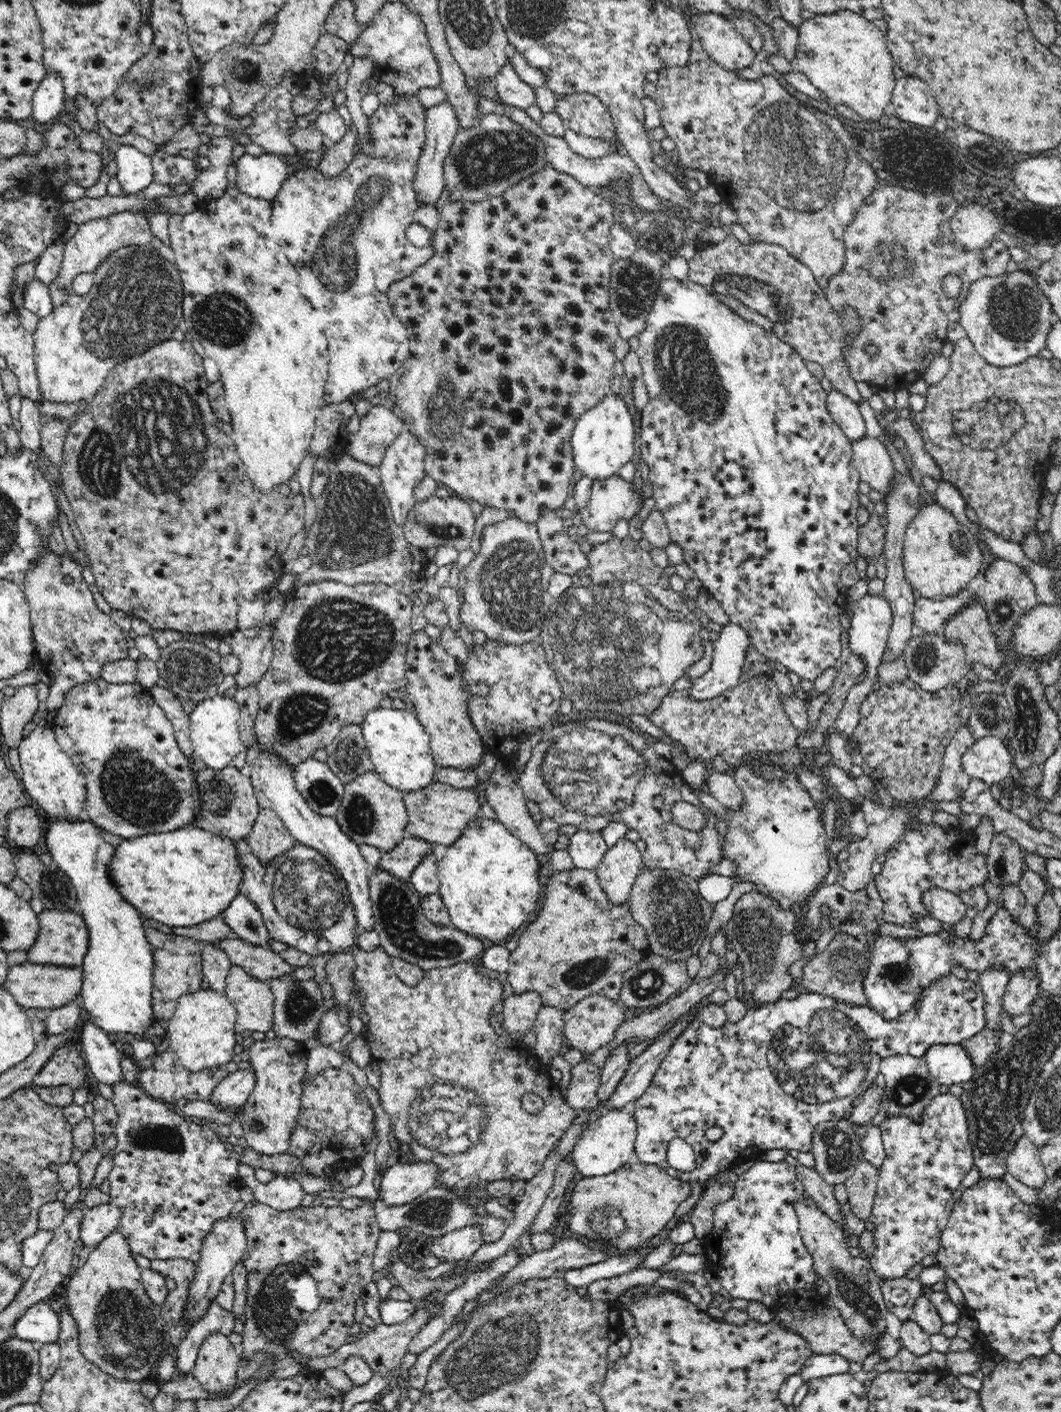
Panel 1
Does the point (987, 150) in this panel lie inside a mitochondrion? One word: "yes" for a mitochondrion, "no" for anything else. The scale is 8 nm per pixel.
yes

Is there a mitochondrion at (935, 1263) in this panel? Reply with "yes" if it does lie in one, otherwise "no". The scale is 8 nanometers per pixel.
no

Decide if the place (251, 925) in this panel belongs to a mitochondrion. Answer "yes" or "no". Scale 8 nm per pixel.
yes

